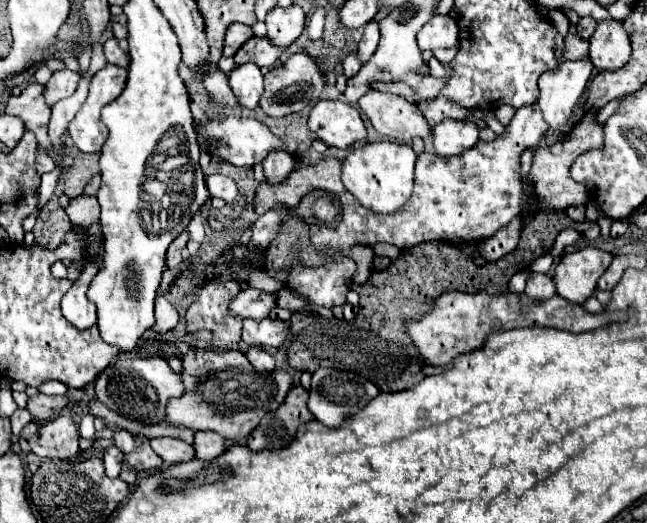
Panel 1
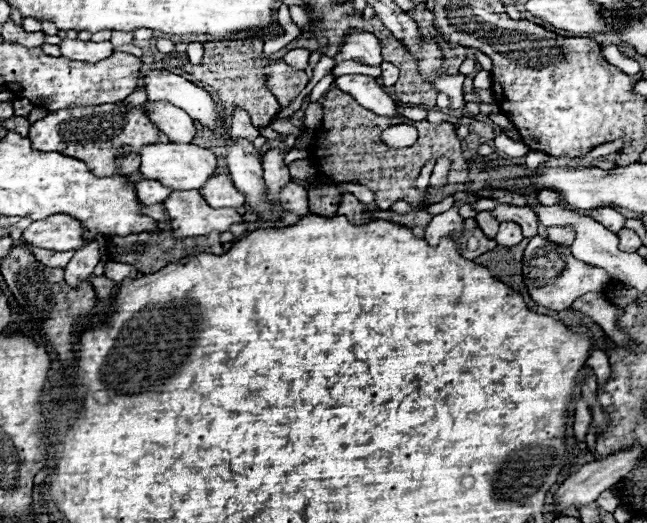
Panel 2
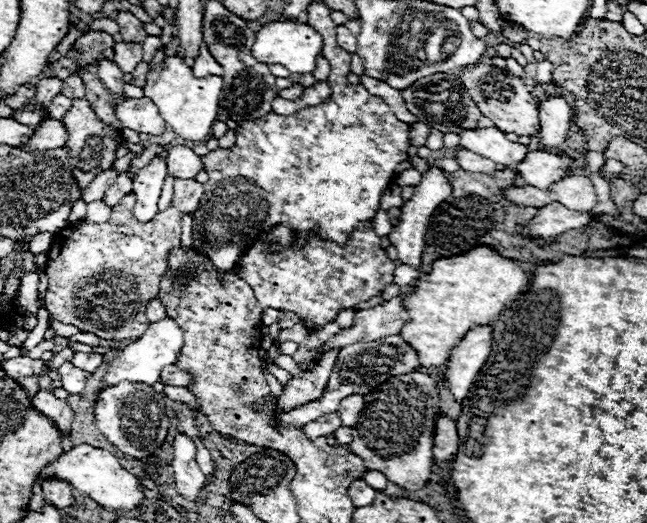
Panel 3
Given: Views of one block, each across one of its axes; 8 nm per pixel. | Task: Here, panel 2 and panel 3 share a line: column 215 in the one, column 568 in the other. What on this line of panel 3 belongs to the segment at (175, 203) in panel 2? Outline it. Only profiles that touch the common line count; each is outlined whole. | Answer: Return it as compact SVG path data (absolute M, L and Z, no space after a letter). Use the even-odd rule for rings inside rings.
M548 204L546 208L538 210L538 216L528 224L524 234L550 238L550 236L564 234L572 228L574 230L586 228L592 220L594 220L594 216L590 212L572 212L566 206Z

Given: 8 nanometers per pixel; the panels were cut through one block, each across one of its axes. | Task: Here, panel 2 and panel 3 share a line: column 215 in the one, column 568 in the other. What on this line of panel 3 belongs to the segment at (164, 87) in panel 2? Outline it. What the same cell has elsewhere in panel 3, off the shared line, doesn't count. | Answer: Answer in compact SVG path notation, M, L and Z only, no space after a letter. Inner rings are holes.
M546 96L538 108L540 148L558 150L572 126L572 108L564 96Z

